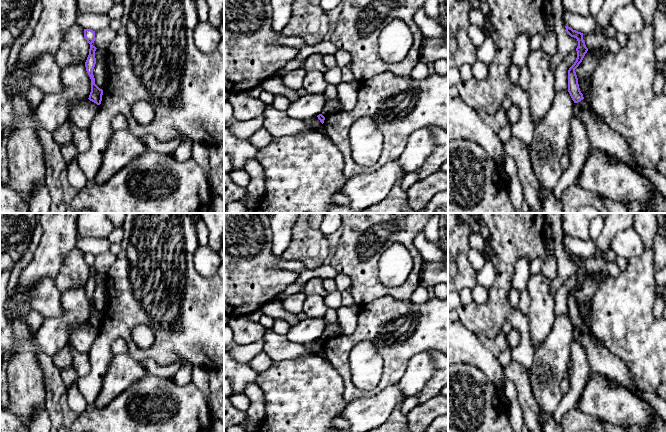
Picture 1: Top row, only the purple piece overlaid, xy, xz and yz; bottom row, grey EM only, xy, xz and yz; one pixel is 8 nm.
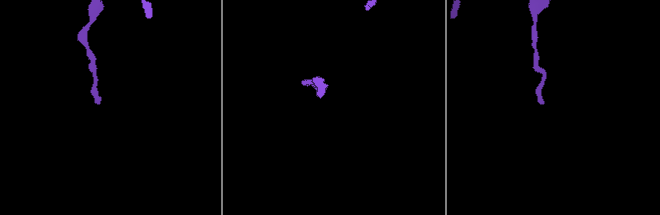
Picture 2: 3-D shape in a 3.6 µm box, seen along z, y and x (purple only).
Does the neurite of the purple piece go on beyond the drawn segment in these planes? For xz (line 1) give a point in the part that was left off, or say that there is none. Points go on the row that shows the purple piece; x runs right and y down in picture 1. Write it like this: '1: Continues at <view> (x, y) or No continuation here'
1: No continuation here

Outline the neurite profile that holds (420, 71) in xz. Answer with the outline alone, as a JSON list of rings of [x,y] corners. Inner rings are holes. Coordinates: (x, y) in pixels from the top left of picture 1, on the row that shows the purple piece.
[[[419,62],[411,71],[410,78],[415,80],[423,80],[429,76],[426,64]]]

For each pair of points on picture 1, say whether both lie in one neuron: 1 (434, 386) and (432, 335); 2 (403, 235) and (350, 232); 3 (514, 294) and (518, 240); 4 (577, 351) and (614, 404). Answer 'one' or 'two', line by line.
1: two
2: one
3: two
4: two

